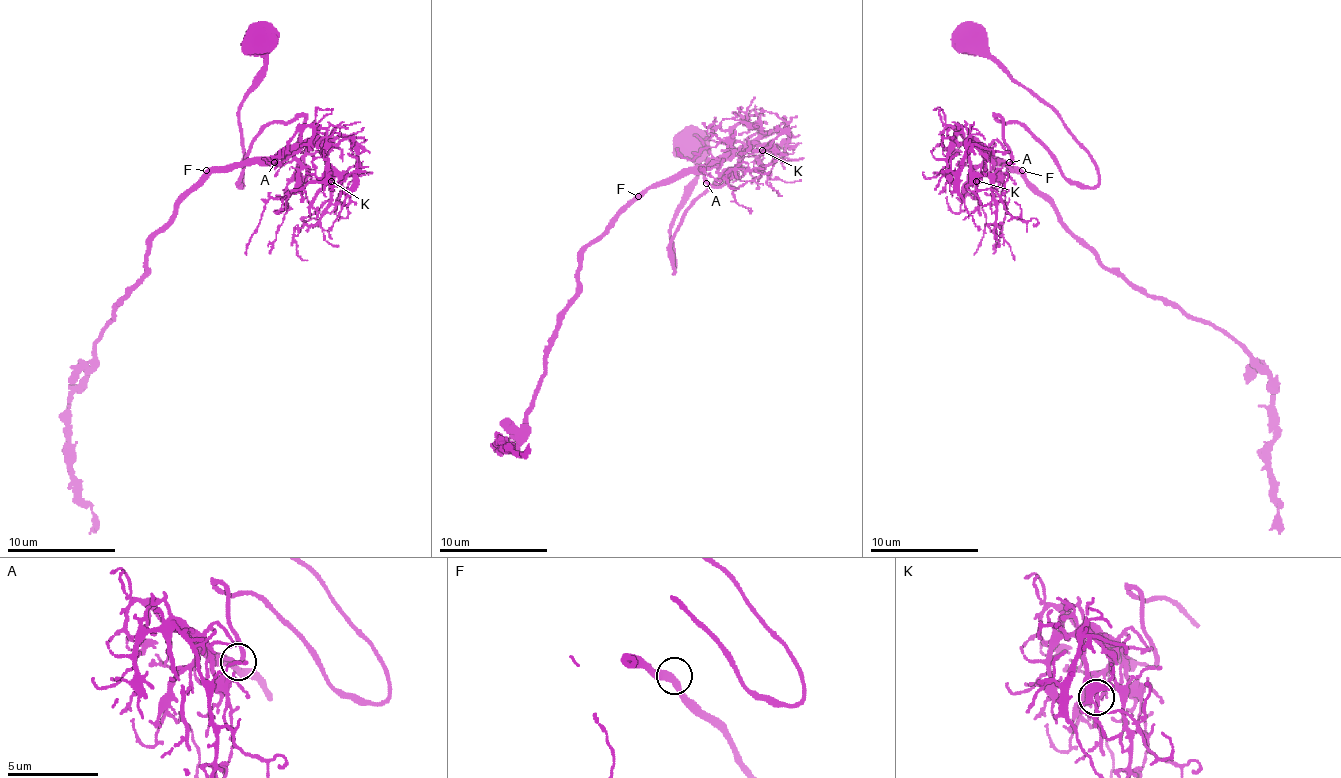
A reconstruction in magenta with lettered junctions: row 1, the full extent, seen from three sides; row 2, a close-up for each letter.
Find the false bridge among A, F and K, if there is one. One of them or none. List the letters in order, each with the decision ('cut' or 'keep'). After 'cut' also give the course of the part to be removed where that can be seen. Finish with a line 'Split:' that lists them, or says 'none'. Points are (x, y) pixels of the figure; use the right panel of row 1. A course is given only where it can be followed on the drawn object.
A: keep
F: keep
K: keep
Split: none

